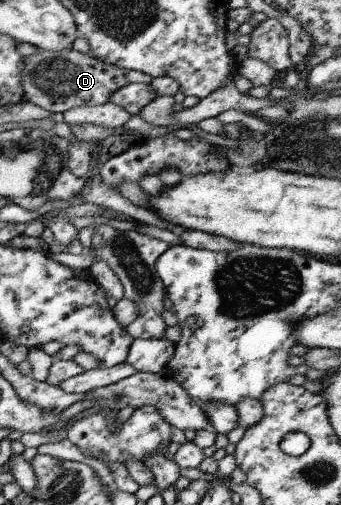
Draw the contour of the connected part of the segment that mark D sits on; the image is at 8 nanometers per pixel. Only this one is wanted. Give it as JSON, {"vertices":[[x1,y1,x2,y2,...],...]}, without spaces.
{"vertices":[[72,48,51,51,40,49,22,59,21,85,23,100,44,109,47,115,59,117,64,111,81,106,100,106,111,94,127,84,124,70,103,63]]}

